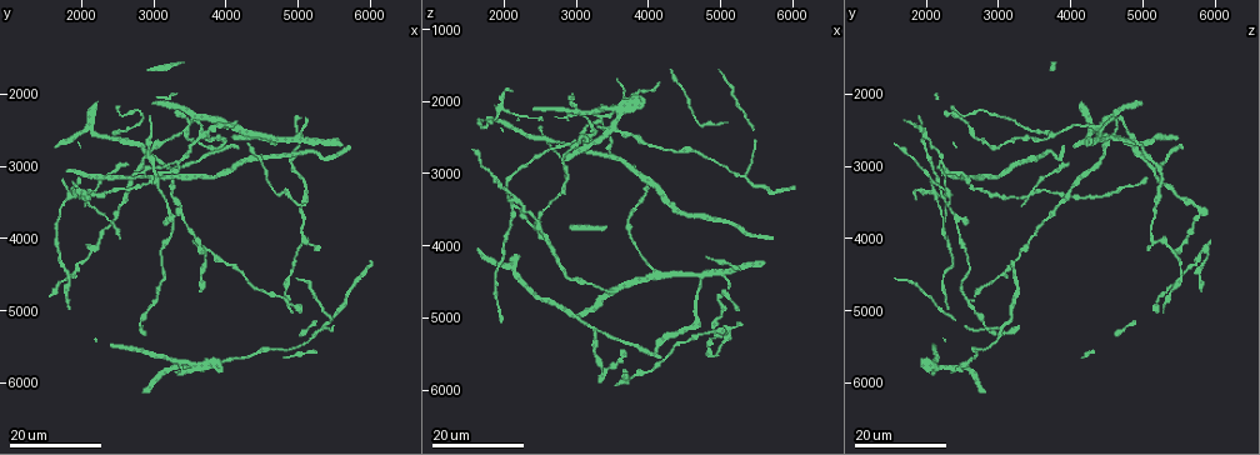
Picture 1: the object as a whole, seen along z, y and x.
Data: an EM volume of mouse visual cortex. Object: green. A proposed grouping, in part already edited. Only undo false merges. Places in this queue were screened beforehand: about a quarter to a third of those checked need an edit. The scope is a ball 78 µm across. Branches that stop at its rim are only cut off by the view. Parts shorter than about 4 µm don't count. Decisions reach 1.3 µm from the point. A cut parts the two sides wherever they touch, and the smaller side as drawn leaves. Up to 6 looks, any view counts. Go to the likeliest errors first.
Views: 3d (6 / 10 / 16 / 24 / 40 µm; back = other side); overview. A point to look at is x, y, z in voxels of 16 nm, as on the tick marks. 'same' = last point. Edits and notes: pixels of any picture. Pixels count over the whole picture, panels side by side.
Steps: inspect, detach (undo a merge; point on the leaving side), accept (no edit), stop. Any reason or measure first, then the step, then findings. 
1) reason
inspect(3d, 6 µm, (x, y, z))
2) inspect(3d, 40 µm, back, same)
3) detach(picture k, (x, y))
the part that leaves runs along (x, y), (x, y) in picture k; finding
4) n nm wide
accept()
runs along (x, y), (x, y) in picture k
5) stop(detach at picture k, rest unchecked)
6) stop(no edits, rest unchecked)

inspect(3d, 16 µm, (5000, 2550, 4400))

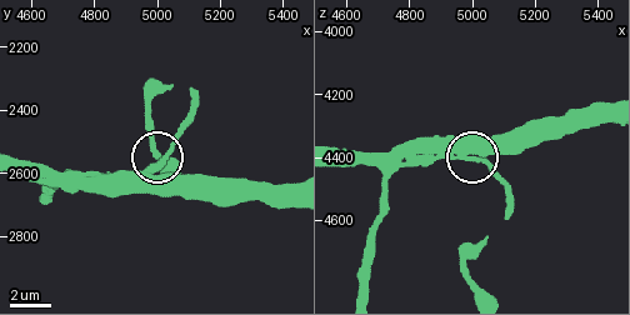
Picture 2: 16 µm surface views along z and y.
zoom in
inspect(3d, 10 µm, (5020, 2570, 4410))

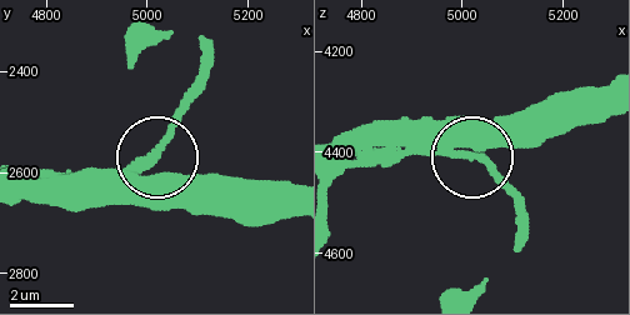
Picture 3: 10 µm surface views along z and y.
340 nm wide
accept()
one neuron here

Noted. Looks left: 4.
three-way junction
inspect(3d, 24 µm, (5300, 5250, 3050))

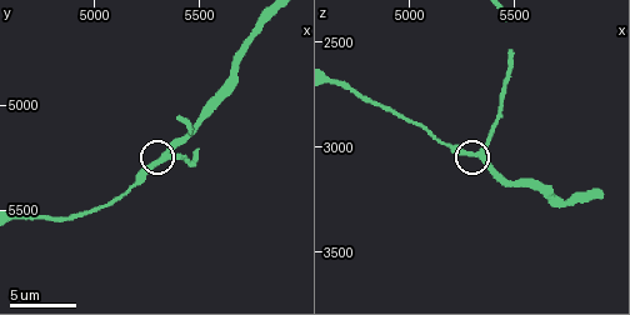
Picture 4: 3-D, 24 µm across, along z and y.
zoom in
inspect(3d, 6 µm, (5340, 5250, 3030))

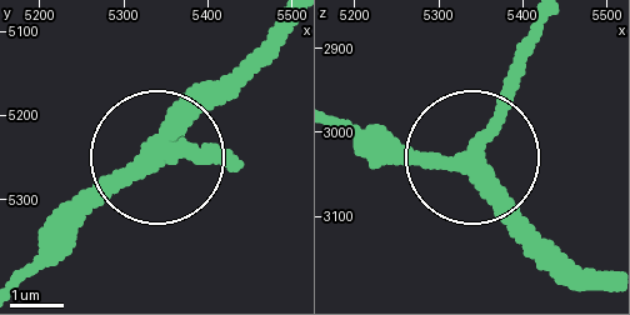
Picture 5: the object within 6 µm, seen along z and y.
330 nm wide
accept()
runs along (24, 281), (249, 58) in picture 5; one neuron here

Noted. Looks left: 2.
three-way junction
inspect(3d, 16 µm, (2150, 3350, 3450))

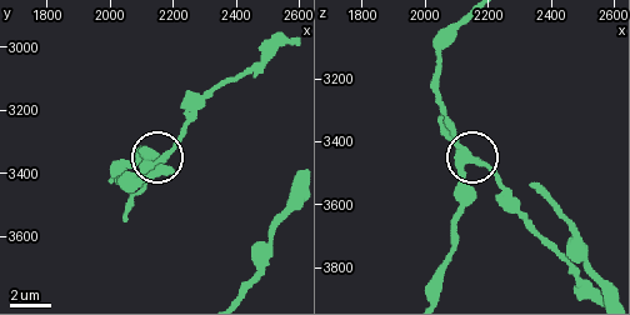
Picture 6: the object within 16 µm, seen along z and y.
inspect(3d, 10 µm, (2130, 3370, 3460))

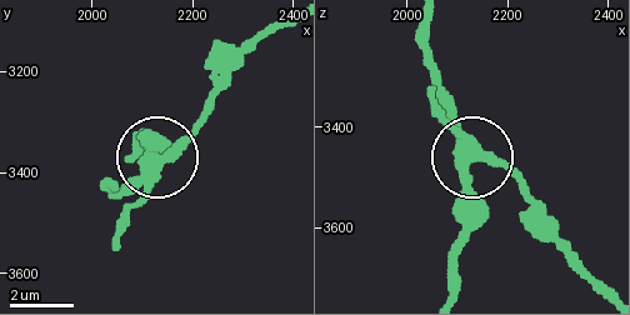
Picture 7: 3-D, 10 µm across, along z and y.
3 arms
detach(picture 7, (189, 133))
the part that leaves runs along (158, 160), (228, 74), (293, 24) in picture 7; two neurons meet here

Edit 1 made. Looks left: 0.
stop(detach at picture 7, rest unchecked)

